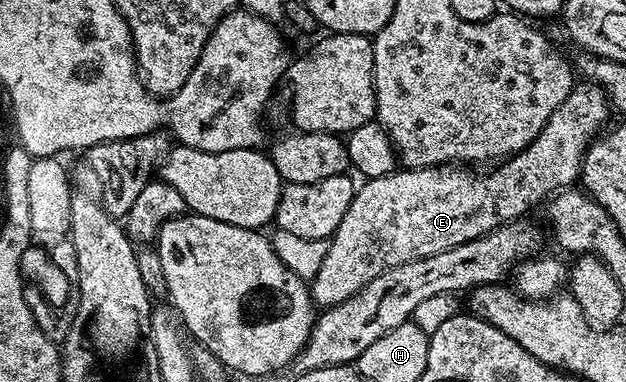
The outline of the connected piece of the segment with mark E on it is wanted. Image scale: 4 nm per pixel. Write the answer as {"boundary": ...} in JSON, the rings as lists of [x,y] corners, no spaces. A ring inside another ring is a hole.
{"boundary":[[[595,83],[583,84],[573,84],[570,95],[566,95],[554,115],[550,115],[546,127],[542,127],[540,134],[521,153],[513,153],[511,157],[501,160],[495,167],[489,168],[492,170],[485,177],[480,173],[471,173],[468,167],[437,165],[434,169],[400,167],[390,175],[367,178],[364,185],[357,188],[350,211],[342,215],[338,231],[328,241],[328,254],[322,261],[322,267],[318,267],[318,275],[311,278],[313,302],[320,307],[342,303],[387,269],[470,243],[470,239],[478,239],[508,221],[523,218],[531,205],[539,201],[547,202],[553,195],[575,186],[580,166],[584,164],[584,153],[597,134],[609,124],[610,114],[610,102],[604,90]]]}

